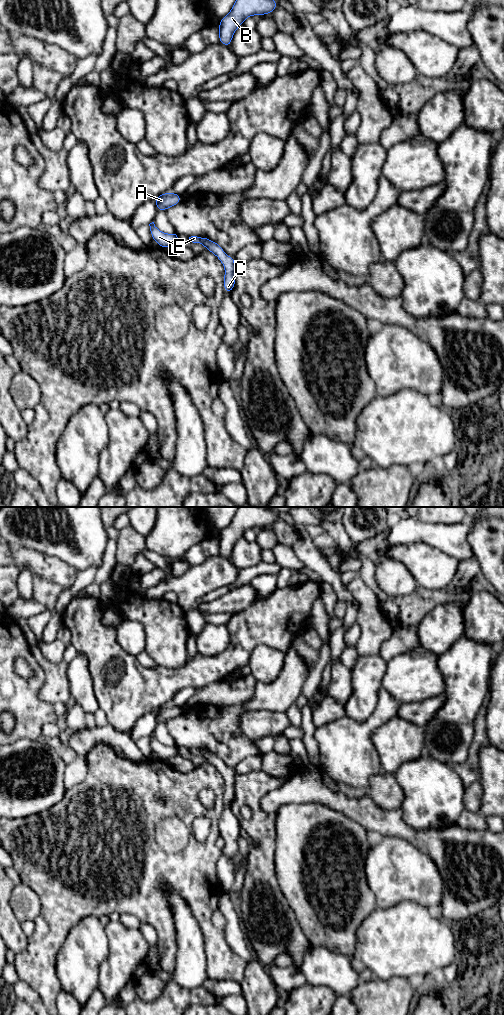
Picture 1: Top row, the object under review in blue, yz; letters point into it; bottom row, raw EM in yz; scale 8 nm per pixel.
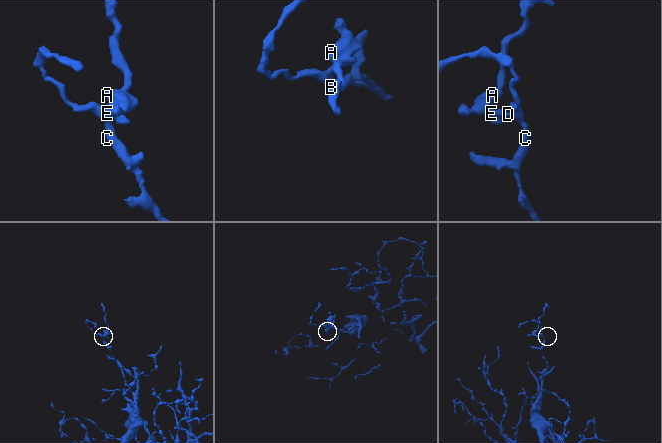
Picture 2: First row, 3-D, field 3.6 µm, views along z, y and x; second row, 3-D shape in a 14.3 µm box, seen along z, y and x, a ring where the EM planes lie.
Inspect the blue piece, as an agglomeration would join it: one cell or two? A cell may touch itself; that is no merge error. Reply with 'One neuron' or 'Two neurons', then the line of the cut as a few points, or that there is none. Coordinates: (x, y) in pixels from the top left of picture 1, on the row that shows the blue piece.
One neuron. No split

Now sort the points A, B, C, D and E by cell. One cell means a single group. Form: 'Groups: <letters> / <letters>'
Groups: A B C D E

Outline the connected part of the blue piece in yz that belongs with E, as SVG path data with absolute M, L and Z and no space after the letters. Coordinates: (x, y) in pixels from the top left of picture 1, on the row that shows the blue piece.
M154 222L149 224L152 239L159 244L161 248L168 248L176 243L178 243L179 235L178 233L165 234L161 232L154 224Z

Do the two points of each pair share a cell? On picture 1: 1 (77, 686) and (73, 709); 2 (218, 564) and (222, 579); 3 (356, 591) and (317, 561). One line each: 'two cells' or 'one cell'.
1: two cells
2: one cell
3: two cells

